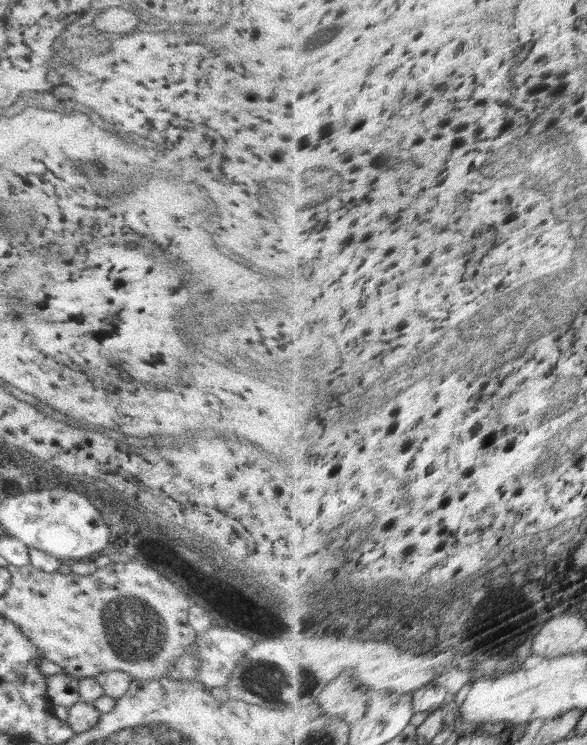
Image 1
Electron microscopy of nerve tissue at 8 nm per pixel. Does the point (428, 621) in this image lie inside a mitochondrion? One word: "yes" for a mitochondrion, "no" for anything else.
yes

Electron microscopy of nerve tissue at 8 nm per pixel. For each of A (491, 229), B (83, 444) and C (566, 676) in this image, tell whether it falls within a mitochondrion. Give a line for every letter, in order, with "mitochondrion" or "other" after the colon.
A: other
B: other
C: other

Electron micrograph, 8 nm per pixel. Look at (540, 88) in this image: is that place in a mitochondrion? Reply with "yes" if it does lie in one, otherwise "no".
no

